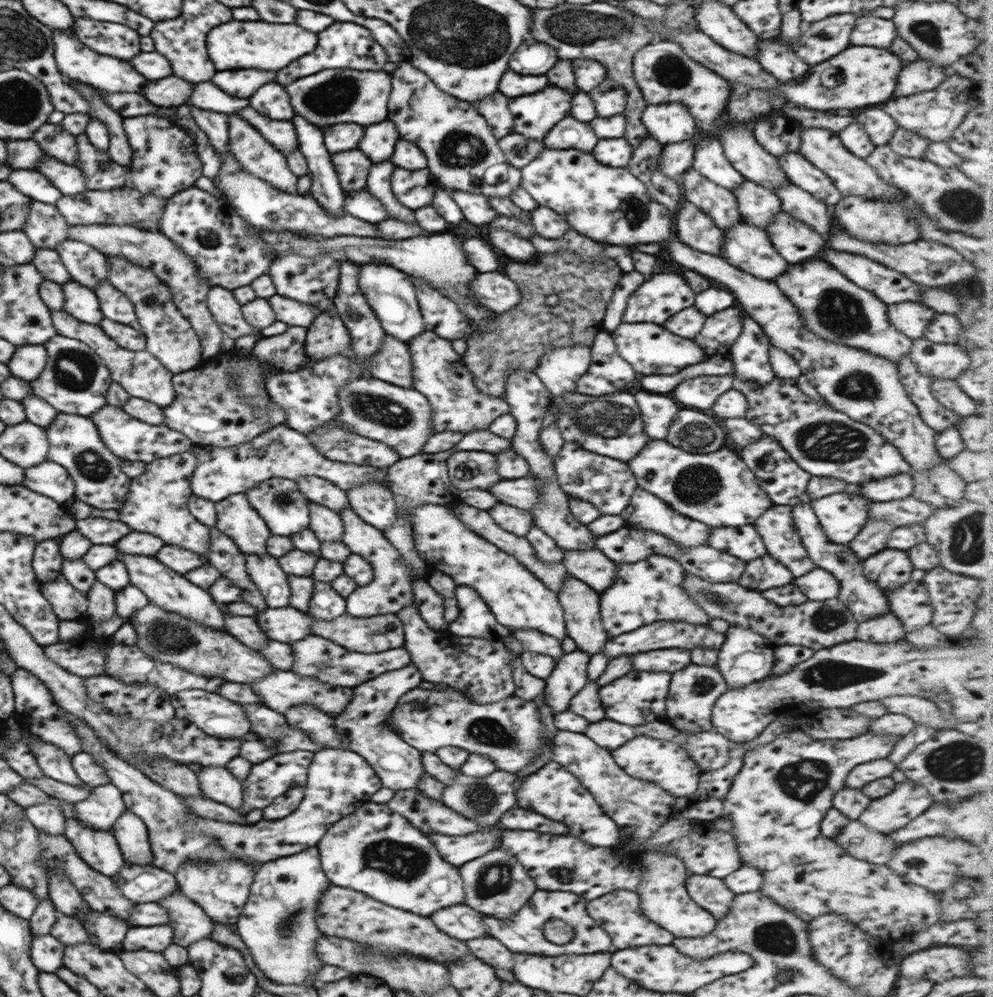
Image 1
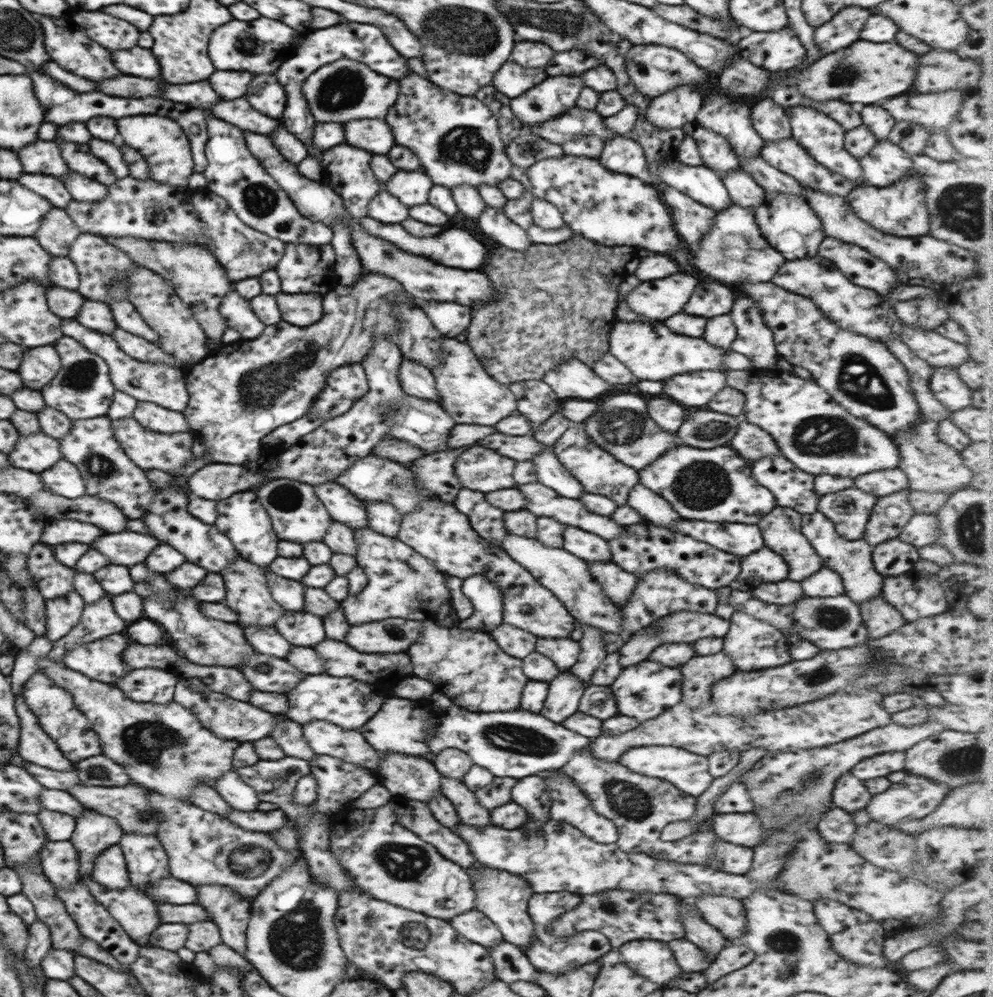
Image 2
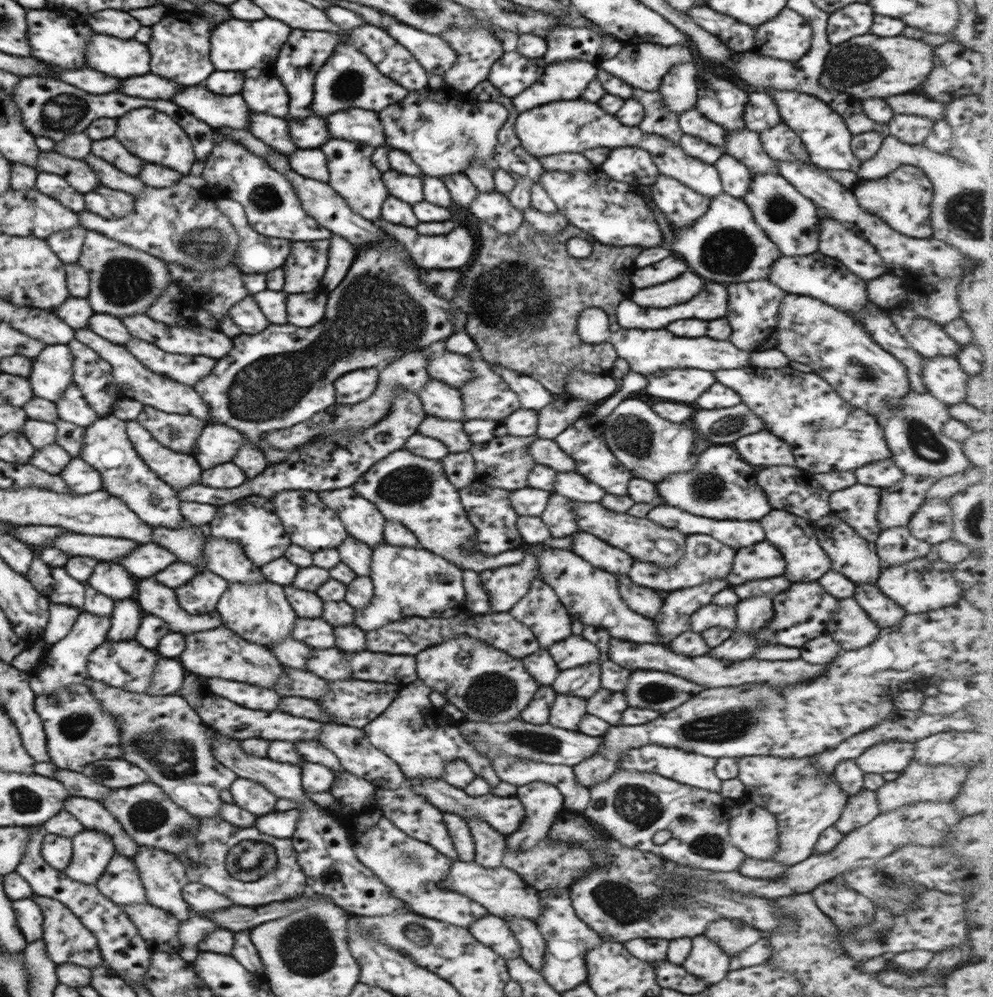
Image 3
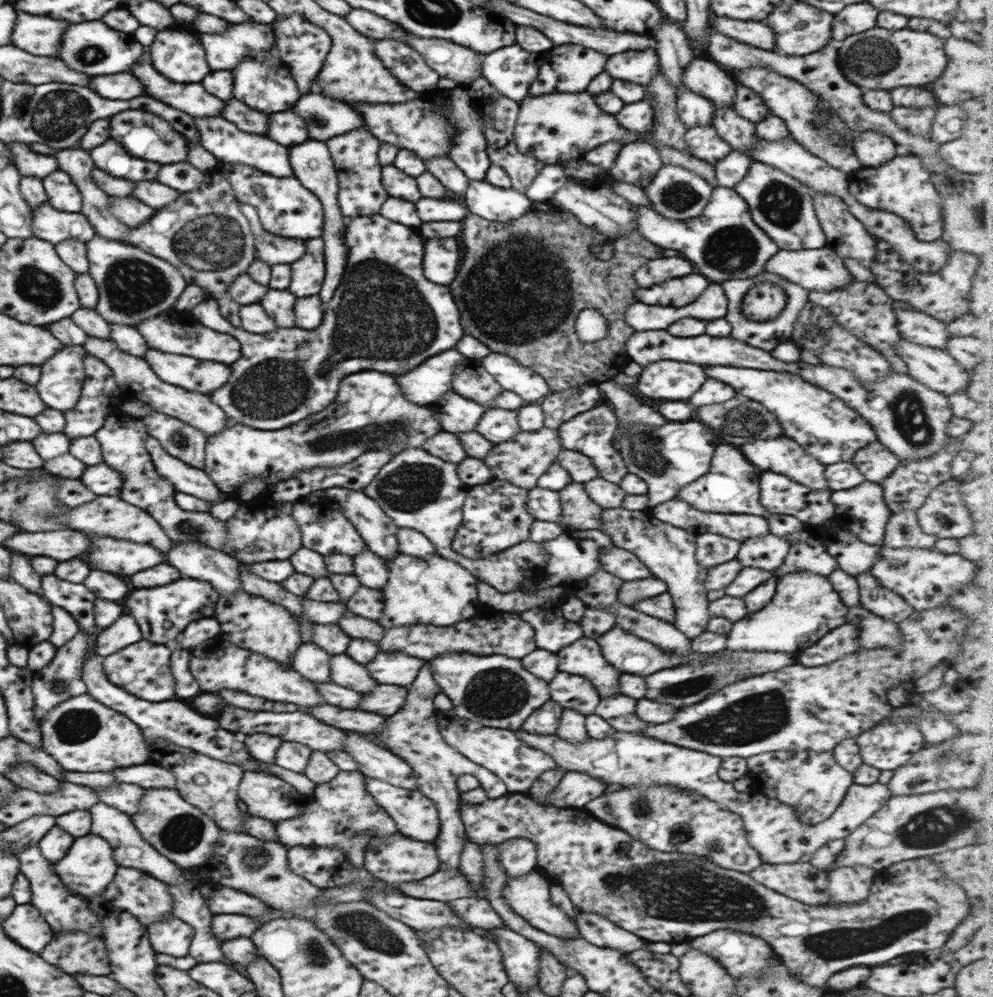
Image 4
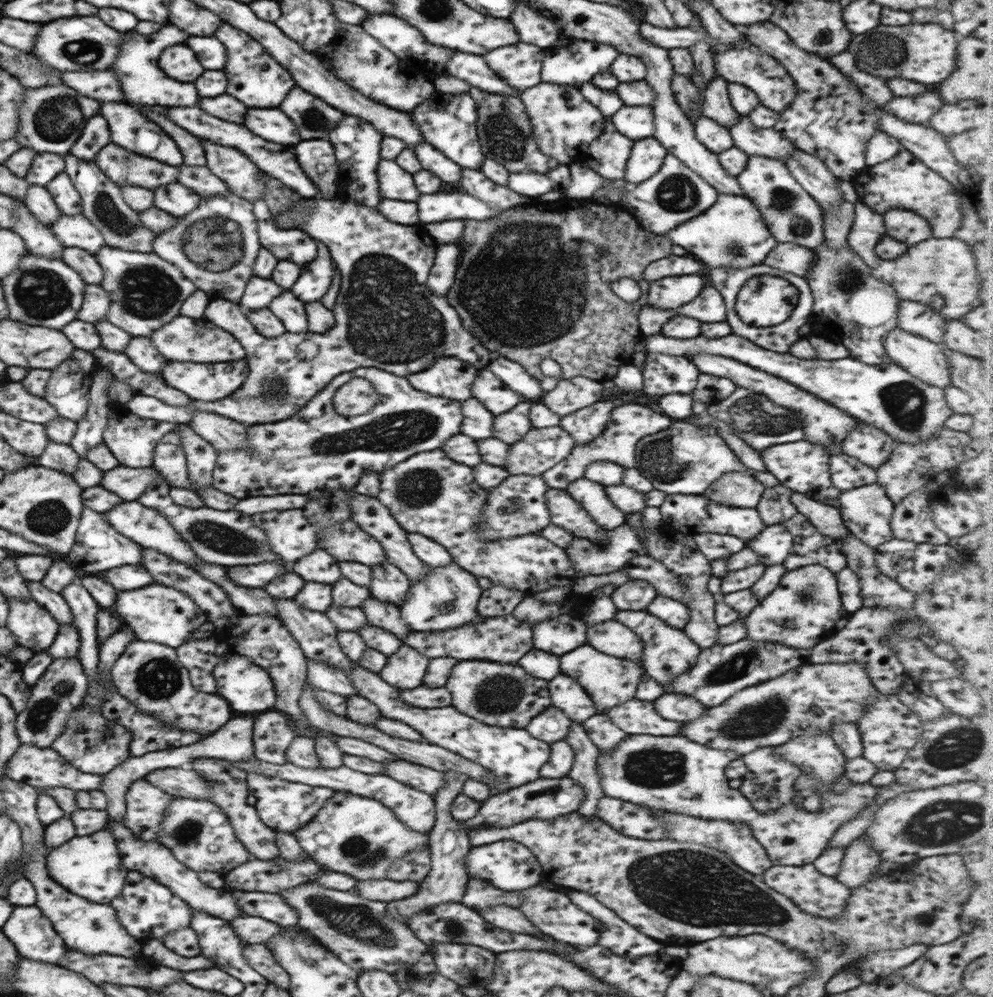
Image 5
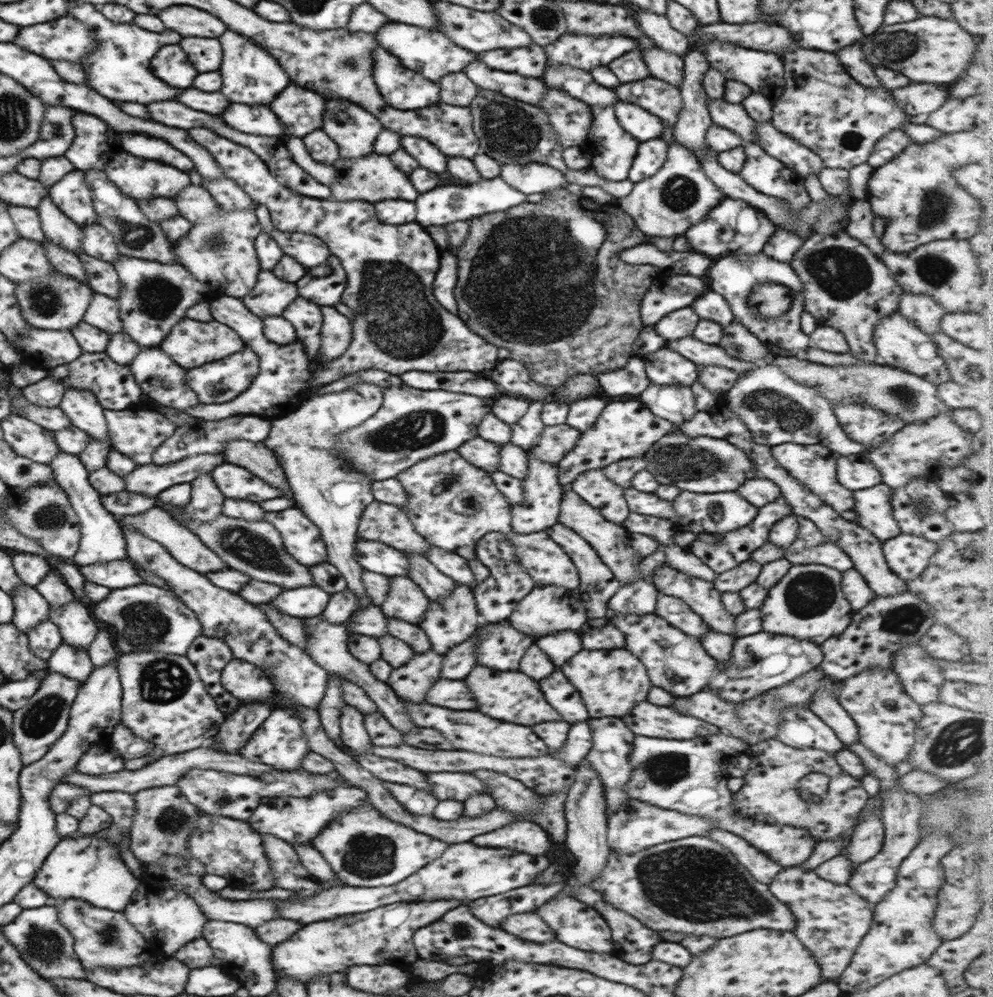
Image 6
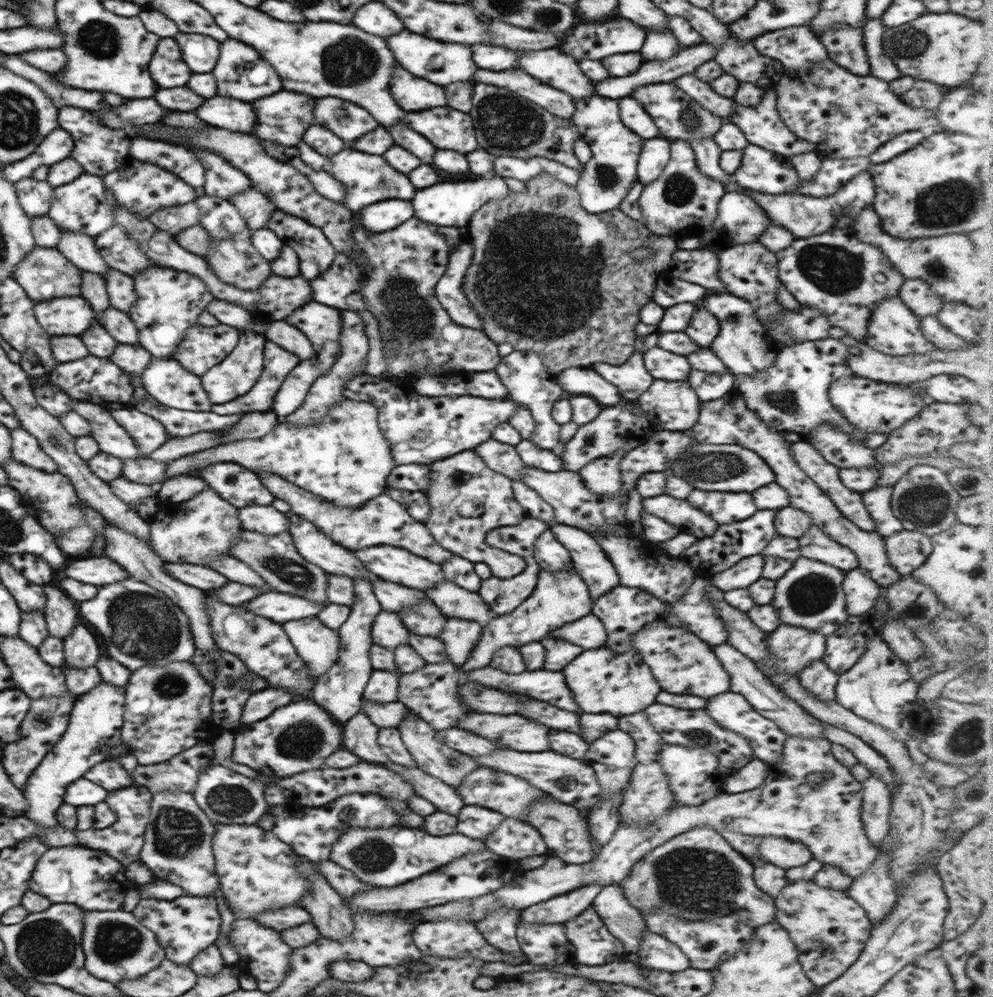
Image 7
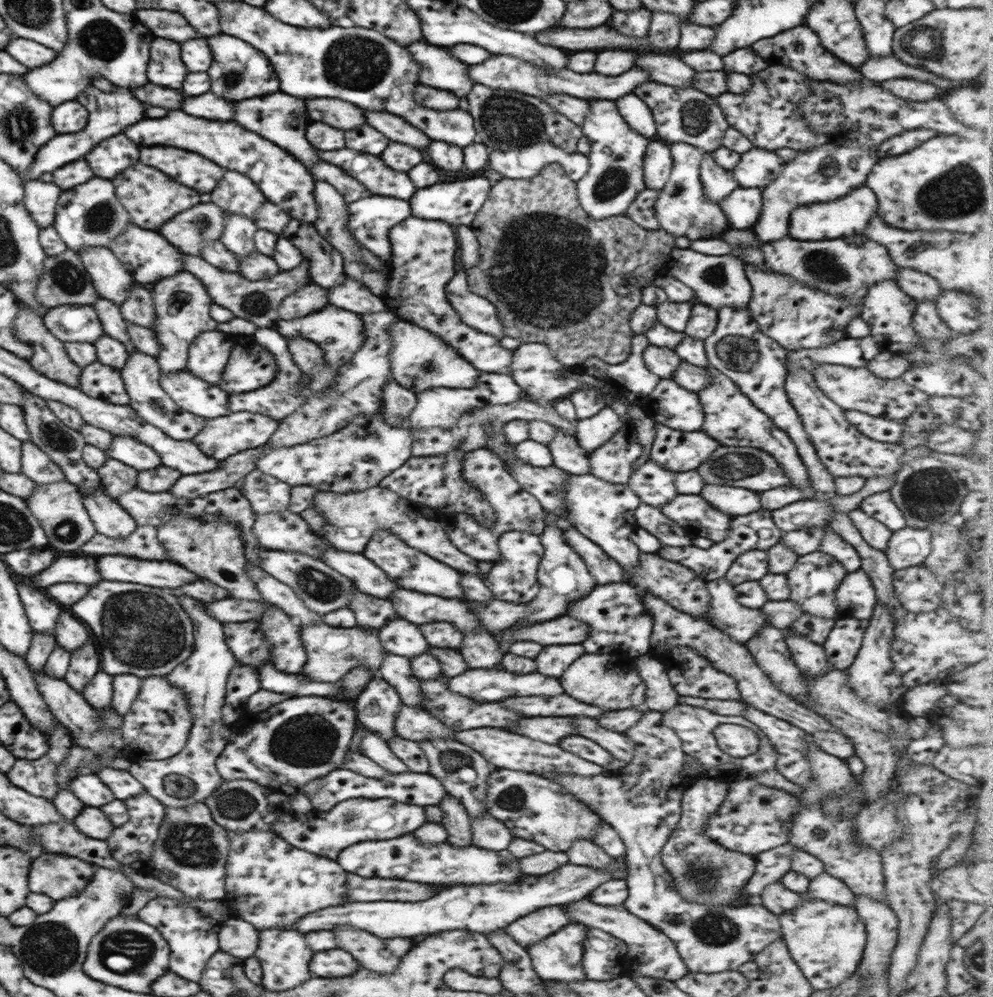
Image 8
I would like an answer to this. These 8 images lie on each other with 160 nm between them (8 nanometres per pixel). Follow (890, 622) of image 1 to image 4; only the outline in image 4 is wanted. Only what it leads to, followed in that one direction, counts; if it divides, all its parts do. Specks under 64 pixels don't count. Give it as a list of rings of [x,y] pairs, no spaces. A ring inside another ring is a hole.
[[[870,572],[856,577],[859,585],[859,599],[862,608],[875,616],[896,624],[909,618],[914,609],[898,594],[882,587]]]

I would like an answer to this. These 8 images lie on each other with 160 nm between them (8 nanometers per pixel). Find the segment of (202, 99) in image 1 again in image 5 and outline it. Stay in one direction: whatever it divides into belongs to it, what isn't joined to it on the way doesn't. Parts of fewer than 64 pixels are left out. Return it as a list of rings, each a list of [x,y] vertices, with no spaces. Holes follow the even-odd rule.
[[[112,69],[90,72],[60,71],[60,81],[82,94],[100,102],[120,102],[124,100],[119,76]]]

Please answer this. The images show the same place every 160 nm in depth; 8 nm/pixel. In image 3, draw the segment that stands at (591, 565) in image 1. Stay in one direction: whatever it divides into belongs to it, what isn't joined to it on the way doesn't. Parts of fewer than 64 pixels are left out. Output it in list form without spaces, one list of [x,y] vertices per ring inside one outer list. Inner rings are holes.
[[[615,574],[614,576],[618,581],[620,597],[628,605],[628,608],[650,619],[660,612],[664,599],[660,599],[660,594],[654,592],[654,589],[636,586],[627,574]]]

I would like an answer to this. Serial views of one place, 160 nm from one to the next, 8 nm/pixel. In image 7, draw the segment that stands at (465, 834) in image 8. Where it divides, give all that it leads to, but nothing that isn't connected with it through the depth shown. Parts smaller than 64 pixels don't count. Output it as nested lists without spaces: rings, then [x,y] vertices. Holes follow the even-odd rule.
[[[392,761],[380,765],[407,780],[415,788],[415,794],[429,800],[438,811],[457,816],[460,809],[466,805],[454,787],[424,772],[420,767],[407,767]]]

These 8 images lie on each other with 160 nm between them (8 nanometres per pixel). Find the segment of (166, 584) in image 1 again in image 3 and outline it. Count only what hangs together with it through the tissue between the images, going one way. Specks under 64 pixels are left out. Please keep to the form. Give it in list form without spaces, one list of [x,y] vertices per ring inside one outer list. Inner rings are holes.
[[[221,625],[212,631],[193,633],[188,636],[184,635],[186,648],[180,654],[178,661],[183,664],[188,673],[198,675],[204,678],[204,681],[219,678],[273,690],[277,680],[285,673],[285,667],[268,647],[248,642],[226,626]]]

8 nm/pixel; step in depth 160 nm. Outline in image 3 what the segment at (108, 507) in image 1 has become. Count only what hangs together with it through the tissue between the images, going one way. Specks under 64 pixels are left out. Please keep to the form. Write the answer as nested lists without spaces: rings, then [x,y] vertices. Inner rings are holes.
[[[110,414],[93,422],[84,429],[83,445],[79,457],[92,465],[102,479],[103,488],[112,496],[124,501],[140,520],[153,526],[166,528],[188,528],[191,523],[181,513],[181,501],[175,494],[176,489],[166,484],[138,456],[134,445],[126,434],[127,421]]]

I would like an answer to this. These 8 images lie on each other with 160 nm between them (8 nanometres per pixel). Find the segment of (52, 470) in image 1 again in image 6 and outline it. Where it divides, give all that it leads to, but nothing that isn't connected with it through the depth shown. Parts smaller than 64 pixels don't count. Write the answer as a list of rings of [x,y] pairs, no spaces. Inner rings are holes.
[[[221,452],[196,454],[164,465],[155,465],[153,462],[138,465],[123,476],[123,481],[128,492],[157,496],[165,488],[190,482],[202,473],[211,472],[216,465],[224,463],[225,456]]]

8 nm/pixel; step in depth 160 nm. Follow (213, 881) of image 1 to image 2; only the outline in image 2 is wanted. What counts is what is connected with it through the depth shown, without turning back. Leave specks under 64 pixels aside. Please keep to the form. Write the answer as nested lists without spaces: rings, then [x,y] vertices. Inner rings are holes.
[[[196,885],[197,904],[218,925],[222,943],[245,956],[251,900],[220,885]]]

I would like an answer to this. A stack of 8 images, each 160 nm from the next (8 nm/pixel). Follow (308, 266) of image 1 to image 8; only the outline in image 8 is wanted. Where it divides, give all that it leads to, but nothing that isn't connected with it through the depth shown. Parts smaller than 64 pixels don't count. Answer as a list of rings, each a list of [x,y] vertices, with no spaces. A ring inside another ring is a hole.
[[[348,276],[340,284],[327,289],[327,299],[330,304],[358,315],[387,310],[381,297],[372,294],[366,284]]]

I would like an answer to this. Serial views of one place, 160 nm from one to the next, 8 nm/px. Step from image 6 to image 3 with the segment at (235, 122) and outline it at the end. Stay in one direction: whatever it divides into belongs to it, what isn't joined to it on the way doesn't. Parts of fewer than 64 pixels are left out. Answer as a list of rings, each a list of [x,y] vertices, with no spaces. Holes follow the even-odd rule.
[[[313,114],[304,121],[287,118],[288,134],[298,149],[321,148],[332,139],[322,118]]]

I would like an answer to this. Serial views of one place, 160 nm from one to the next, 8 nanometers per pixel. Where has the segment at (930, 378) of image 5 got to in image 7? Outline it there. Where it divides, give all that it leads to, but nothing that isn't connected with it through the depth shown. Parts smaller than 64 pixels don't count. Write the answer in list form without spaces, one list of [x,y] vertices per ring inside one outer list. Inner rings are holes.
[[[898,295],[883,300],[871,314],[868,323],[868,338],[865,343],[878,352],[886,352],[890,356],[906,356],[908,354],[930,354],[934,346],[920,330],[920,319],[902,302]]]

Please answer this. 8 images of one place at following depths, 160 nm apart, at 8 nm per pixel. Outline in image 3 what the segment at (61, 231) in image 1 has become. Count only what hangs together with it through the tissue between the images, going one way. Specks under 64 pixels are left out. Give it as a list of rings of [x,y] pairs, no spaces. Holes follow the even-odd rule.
[[[81,225],[76,226],[76,228],[70,228],[70,230],[64,230],[64,232],[56,232],[56,234],[48,236],[46,243],[64,264],[78,263],[78,257],[84,246],[87,232],[87,229]]]

